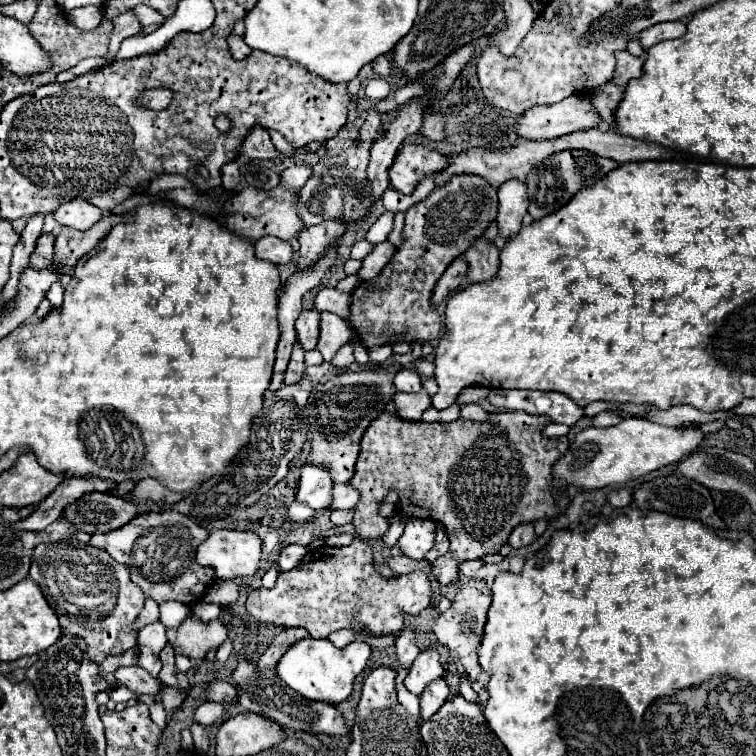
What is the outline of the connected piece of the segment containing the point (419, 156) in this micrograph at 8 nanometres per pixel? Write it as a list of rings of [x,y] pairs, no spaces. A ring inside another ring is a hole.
[[[418,144],[402,146],[390,168],[390,184],[402,194],[412,194],[426,176],[434,176],[442,168],[448,168],[448,158],[440,152]]]

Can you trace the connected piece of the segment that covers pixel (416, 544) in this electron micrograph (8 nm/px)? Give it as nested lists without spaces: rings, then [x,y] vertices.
[[[410,520],[404,528],[404,534],[398,540],[398,546],[404,552],[404,556],[422,560],[434,544],[434,532],[436,524],[432,520]]]

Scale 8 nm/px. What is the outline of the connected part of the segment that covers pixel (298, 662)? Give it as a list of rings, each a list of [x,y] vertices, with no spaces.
[[[304,638],[286,650],[286,654],[280,658],[276,670],[278,670],[280,678],[292,690],[302,694],[304,698],[338,704],[338,702],[344,702],[352,694],[354,680],[366,668],[370,652],[372,652],[372,648],[364,642],[352,642],[344,648],[336,648],[330,640]]]

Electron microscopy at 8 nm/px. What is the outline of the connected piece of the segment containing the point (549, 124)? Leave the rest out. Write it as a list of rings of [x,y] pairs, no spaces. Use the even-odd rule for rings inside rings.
[[[570,96],[556,104],[540,104],[524,112],[516,132],[526,140],[550,140],[576,130],[590,130],[600,124],[590,96]]]

